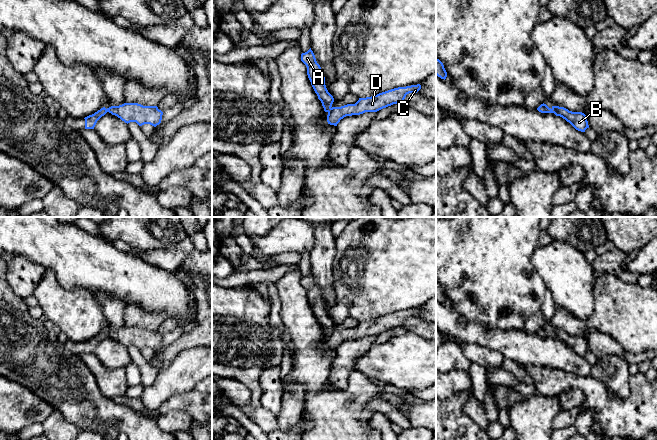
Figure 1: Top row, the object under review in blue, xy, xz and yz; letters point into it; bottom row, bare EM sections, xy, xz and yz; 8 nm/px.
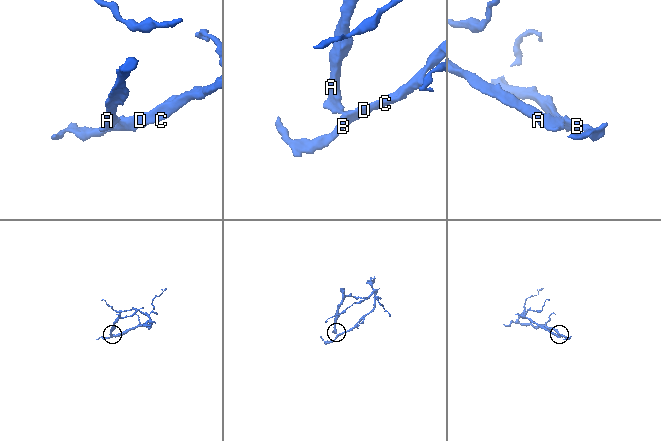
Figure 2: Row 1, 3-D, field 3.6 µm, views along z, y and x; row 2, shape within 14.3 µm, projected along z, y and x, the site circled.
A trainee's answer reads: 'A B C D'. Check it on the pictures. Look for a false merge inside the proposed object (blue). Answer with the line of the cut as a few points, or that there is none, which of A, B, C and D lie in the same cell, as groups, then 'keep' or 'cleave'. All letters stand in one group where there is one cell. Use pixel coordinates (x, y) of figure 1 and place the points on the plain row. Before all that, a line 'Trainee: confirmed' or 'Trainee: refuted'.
Trainee: refuted
cut xz (331, 332), (328, 336); groups A / B C D; cleave

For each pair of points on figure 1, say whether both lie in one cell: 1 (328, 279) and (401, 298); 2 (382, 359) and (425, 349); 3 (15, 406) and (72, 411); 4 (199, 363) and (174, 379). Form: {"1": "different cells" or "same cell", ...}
{"1": "different cells", "2": "same cell", "3": "different cells", "4": "same cell"}

